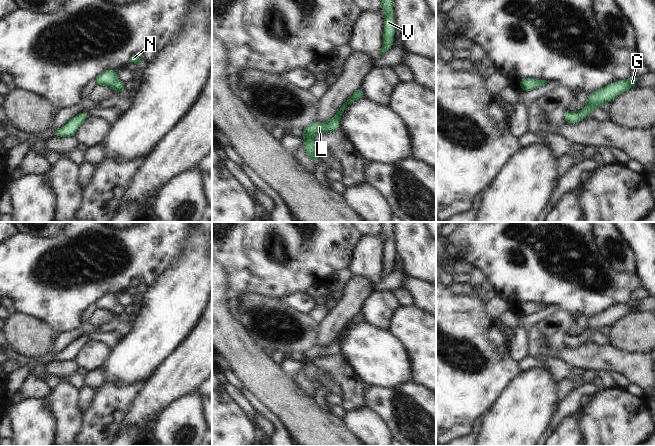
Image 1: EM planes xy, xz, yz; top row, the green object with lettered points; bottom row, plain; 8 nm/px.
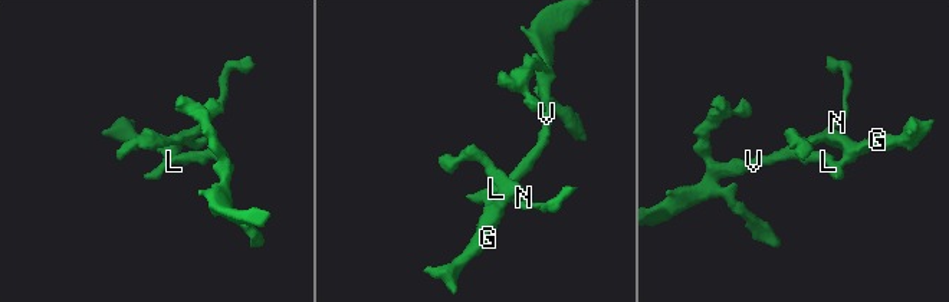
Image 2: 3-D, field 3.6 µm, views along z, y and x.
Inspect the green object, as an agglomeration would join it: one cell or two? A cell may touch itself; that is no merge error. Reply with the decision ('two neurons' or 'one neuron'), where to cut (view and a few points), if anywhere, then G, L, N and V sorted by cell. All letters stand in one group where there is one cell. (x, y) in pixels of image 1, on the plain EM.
one neuron; no cut; G L N V

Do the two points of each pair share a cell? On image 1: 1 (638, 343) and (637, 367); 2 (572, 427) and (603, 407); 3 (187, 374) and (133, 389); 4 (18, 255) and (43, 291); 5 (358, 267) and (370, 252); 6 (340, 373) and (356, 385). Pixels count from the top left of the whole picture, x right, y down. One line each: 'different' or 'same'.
1: different
2: different
3: different
4: same
5: same
6: same

